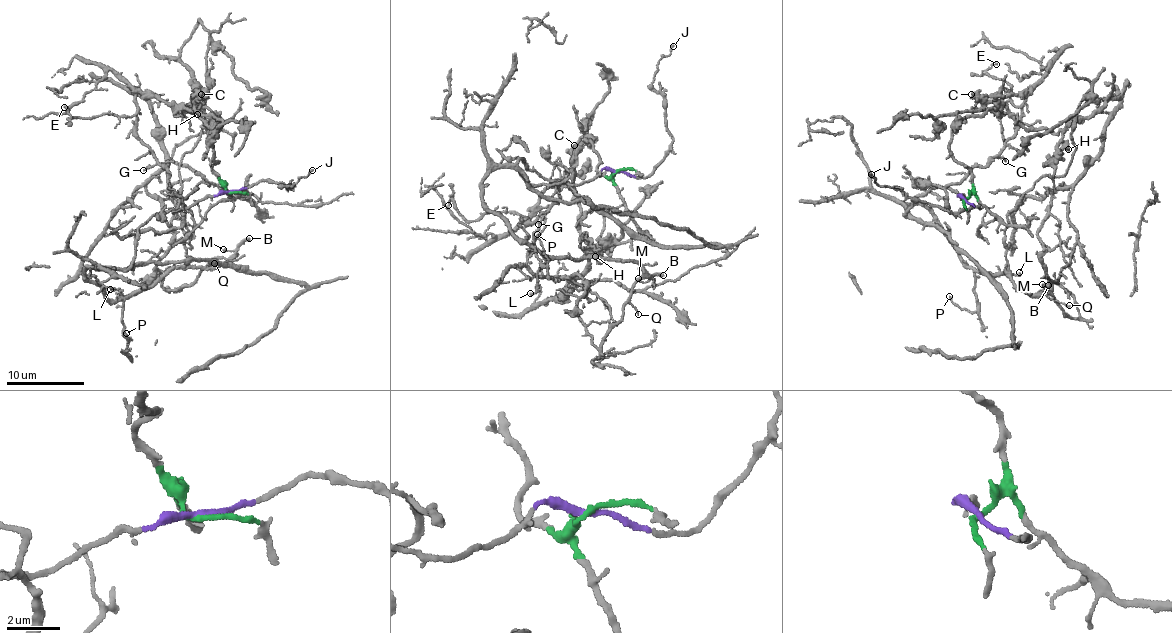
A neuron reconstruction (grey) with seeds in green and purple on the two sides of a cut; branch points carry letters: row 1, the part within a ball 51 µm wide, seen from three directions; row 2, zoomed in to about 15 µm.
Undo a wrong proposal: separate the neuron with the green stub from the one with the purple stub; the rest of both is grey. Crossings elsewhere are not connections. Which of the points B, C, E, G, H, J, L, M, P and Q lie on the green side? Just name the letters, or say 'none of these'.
C, E, G, H

